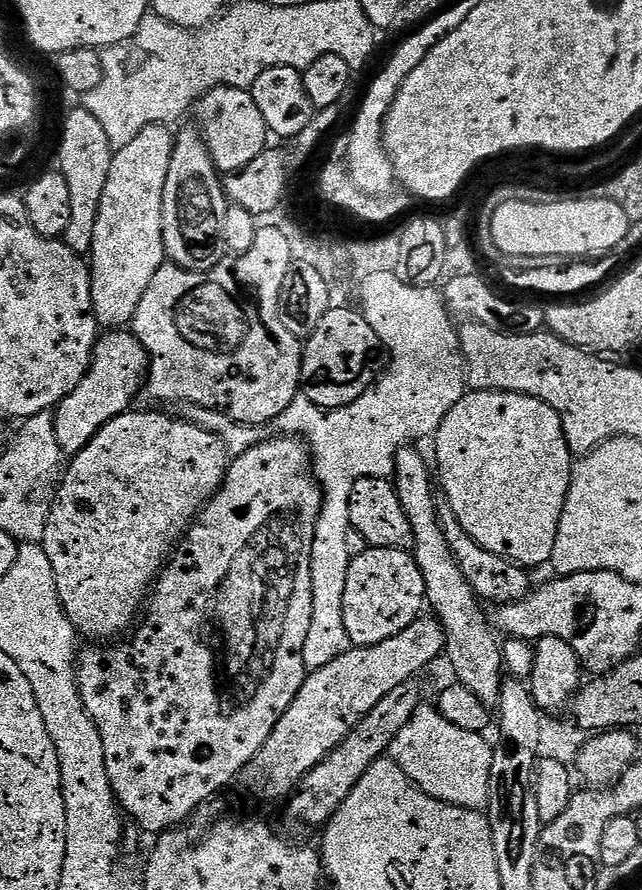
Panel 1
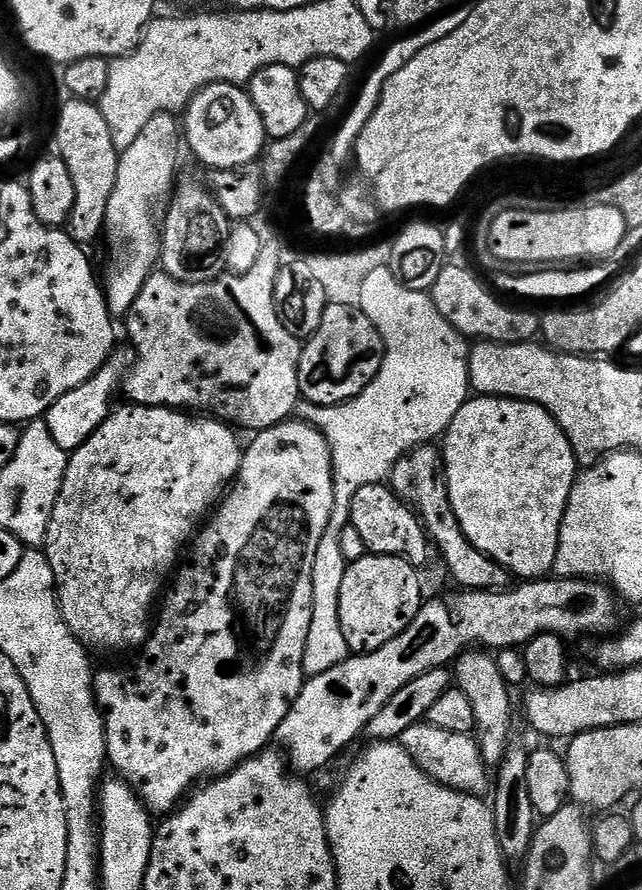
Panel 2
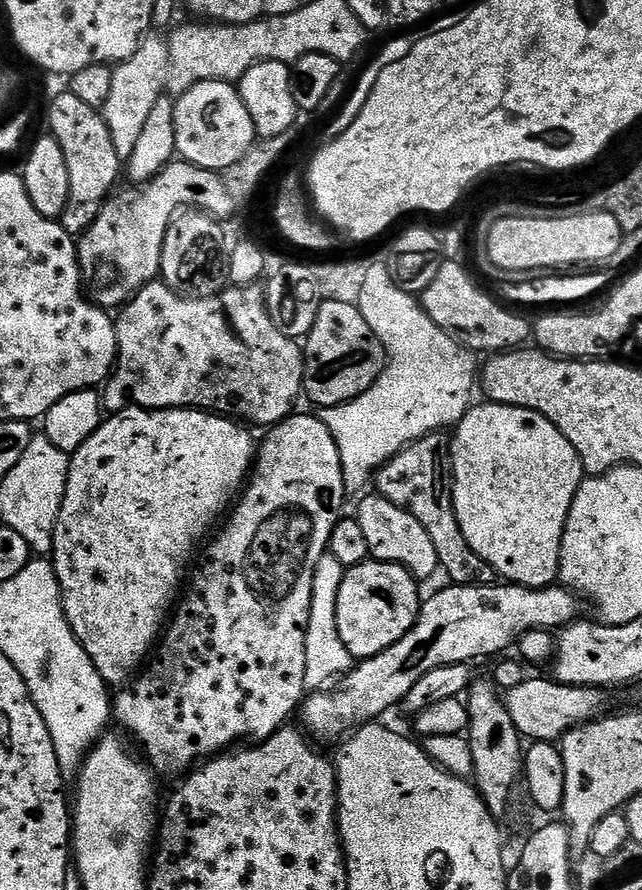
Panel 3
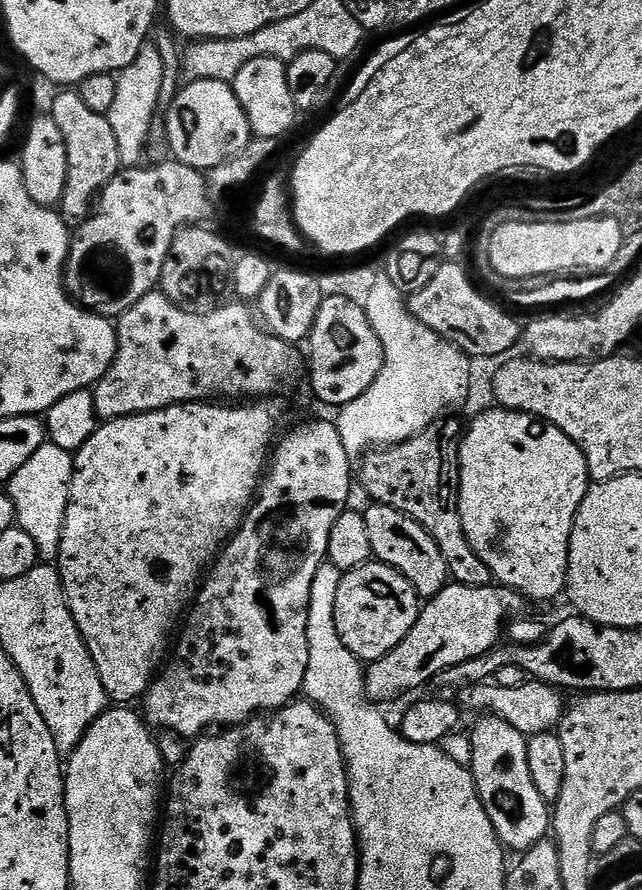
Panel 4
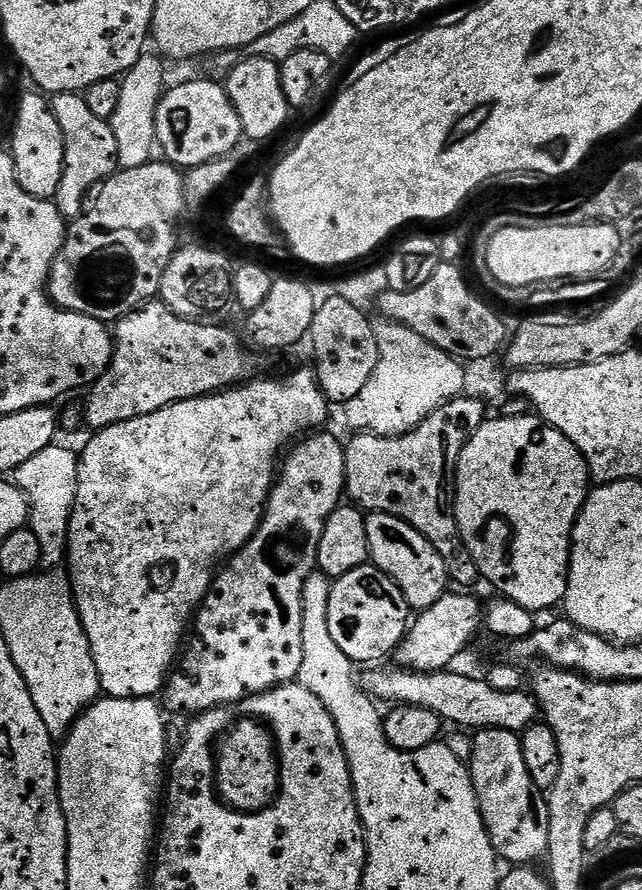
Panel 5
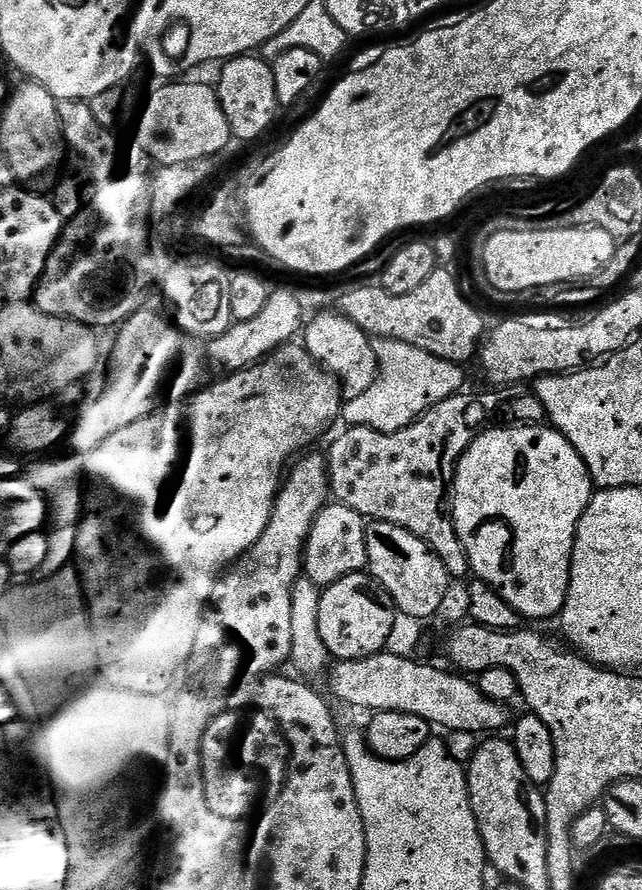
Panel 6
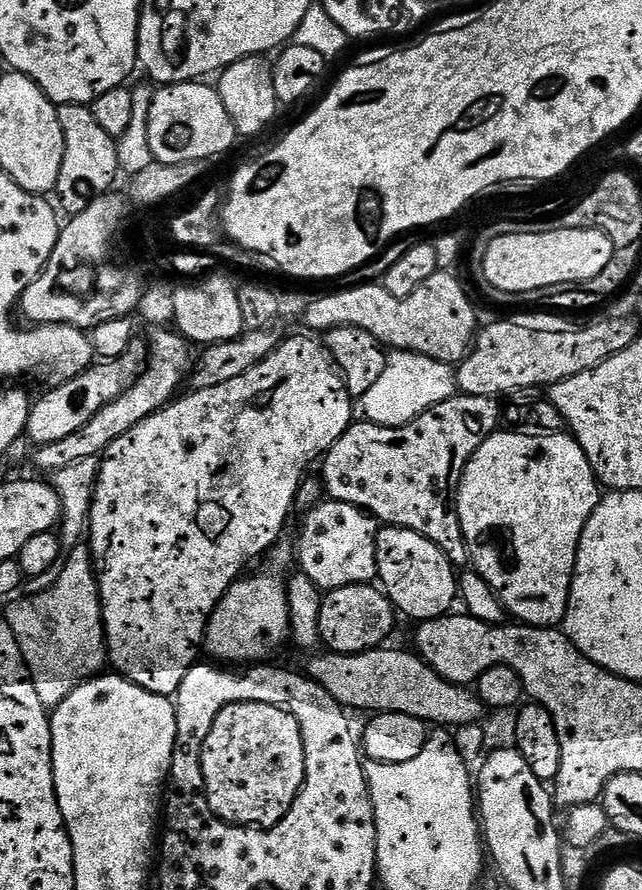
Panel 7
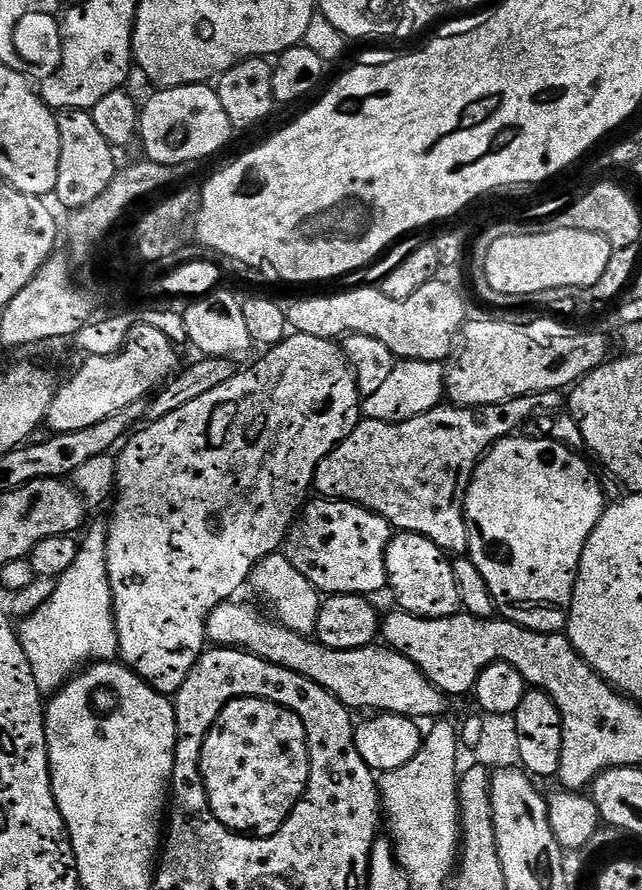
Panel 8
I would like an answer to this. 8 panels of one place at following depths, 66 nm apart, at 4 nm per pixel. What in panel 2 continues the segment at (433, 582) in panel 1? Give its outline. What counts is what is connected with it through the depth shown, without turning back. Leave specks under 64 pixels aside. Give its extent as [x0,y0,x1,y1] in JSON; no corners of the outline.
[454,650,512,766]

